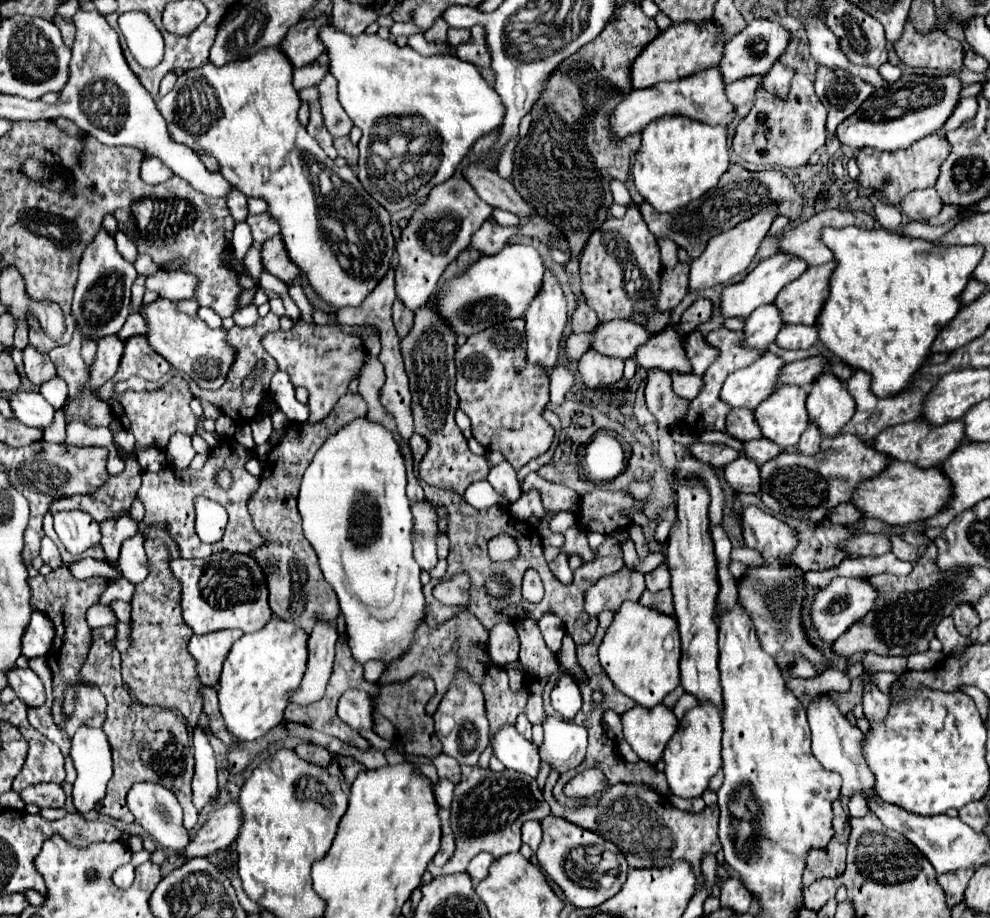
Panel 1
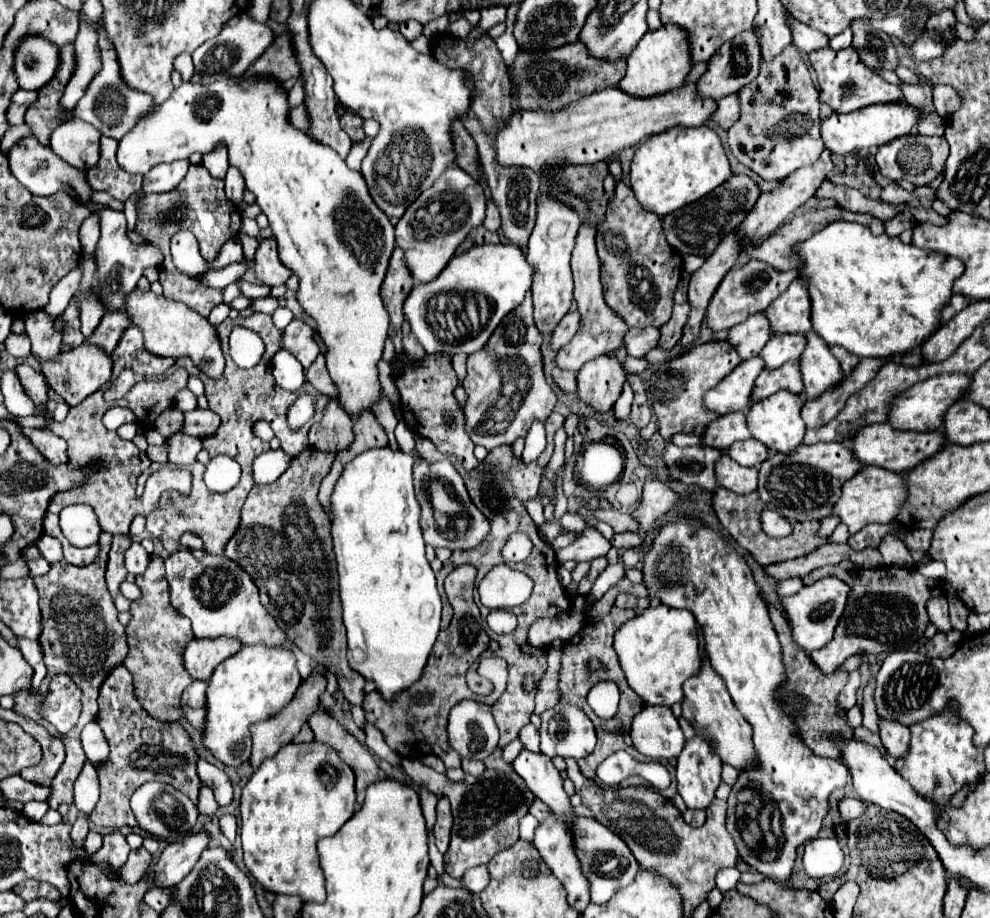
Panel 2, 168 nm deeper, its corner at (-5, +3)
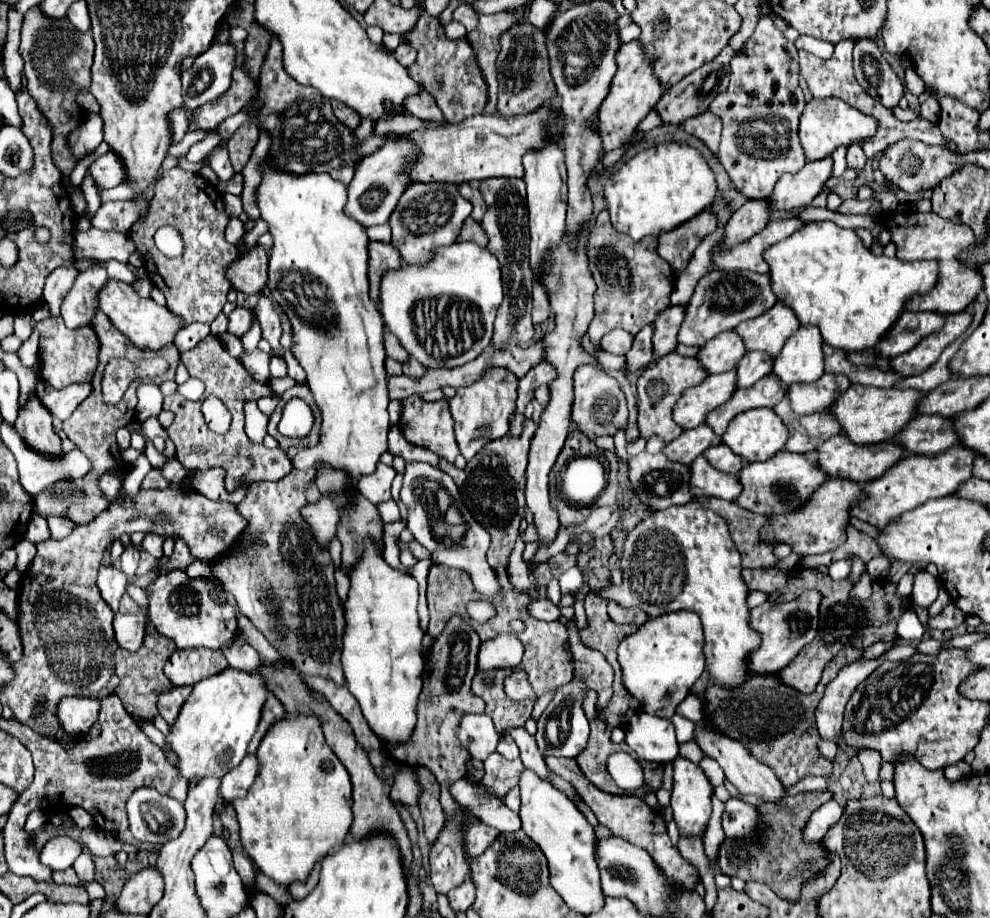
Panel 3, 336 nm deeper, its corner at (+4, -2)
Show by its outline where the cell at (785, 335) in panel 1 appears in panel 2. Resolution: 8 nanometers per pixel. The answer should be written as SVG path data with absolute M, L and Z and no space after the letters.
M777 333L769 339L761 357L765 359L767 369L777 369L787 361L797 361L805 351L807 337L803 333Z

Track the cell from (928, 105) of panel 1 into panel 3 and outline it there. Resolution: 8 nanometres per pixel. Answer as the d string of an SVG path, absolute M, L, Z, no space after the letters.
M812 98L800 116L798 136L800 136L800 144L802 144L806 160L820 160L820 158L830 156L838 146L864 142L866 138L874 136L876 128L878 124L872 116L858 112L856 108L842 102L840 98L822 98L822 100Z

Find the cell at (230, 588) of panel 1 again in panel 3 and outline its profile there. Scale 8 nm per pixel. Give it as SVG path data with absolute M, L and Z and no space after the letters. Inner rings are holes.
M174 570L156 578L148 586L148 616L158 634L172 638L176 648L220 648L236 636L234 608L226 602L226 592L208 578L190 578L182 570ZM212 592L220 596L220 604L212 600Z

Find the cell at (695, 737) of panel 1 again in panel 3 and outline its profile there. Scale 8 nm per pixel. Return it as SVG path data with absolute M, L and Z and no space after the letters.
M676 758L674 760L674 790L670 806L680 836L702 836L710 820L712 784L698 764Z

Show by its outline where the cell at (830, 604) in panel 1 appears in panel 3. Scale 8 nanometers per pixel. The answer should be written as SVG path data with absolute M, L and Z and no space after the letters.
M808 590L800 594L792 602L784 604L770 604L764 602L758 608L750 610L748 624L754 632L760 634L762 644L750 652L748 656L748 676L758 676L758 674L778 674L808 642L818 632L818 606L820 606L820 594L816 590Z

